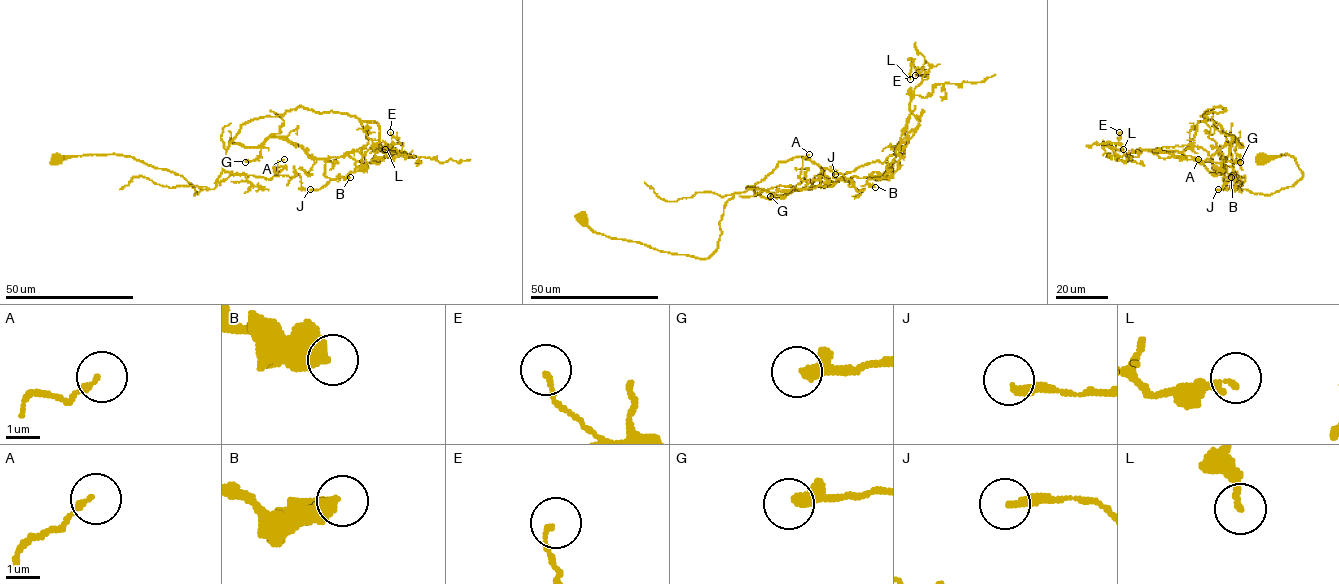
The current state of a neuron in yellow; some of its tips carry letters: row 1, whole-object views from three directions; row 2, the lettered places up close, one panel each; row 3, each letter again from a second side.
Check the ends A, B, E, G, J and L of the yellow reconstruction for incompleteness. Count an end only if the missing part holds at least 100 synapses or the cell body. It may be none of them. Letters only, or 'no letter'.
no letter

